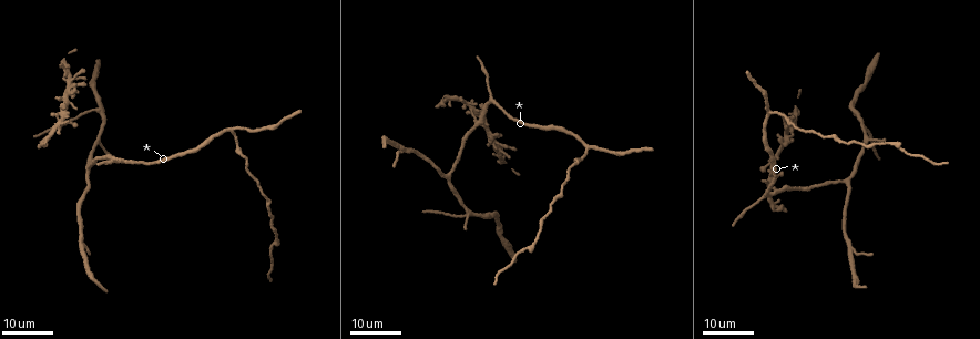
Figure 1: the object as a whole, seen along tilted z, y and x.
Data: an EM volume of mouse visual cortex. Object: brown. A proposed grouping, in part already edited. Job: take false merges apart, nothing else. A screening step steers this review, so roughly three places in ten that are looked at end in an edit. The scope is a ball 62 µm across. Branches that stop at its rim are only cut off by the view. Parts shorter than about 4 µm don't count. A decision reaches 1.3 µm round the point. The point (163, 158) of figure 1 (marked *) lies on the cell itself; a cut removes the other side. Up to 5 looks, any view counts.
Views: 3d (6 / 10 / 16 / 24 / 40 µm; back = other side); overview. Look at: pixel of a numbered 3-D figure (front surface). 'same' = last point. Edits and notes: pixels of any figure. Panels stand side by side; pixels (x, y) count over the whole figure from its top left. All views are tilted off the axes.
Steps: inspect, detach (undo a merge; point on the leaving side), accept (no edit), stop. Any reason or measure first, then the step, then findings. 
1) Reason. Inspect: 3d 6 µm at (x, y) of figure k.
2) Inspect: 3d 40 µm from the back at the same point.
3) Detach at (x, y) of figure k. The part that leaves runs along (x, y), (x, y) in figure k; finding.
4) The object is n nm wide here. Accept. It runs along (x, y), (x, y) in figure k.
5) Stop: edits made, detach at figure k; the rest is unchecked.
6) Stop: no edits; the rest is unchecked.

Three arms meet. Inspect: 3d 16 µm at (489, 99) of figure 1.

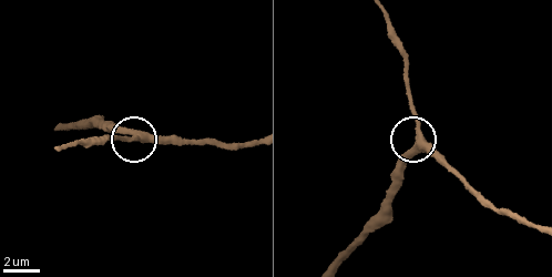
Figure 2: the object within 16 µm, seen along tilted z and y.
Inspect: 3d 10 µm at (135, 132) of figure 2.

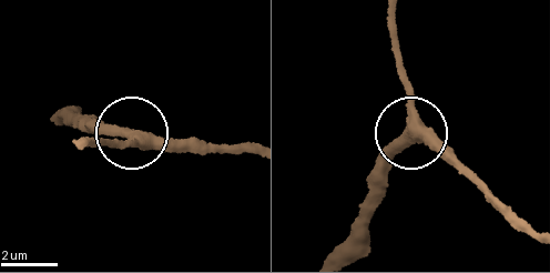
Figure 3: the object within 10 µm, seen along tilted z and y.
The object is 370 nm wide here. Accept. It runs along (526, 221), (417, 132), (397, 63) in figure 3; continuous, no second cell.

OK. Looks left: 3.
Calibre changes. Inspect: 3d 16 µm at (242, 156) of figure 1.

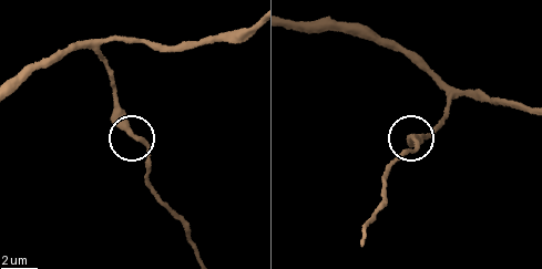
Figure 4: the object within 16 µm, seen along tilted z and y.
Zoom in. Inspect: 3d 6 µm at (413, 140) of figure 4.

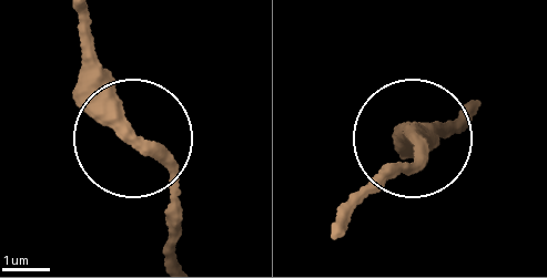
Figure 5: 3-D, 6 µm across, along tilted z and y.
Accept. It runs along (459, 114), (409, 130), (412, 166), (377, 187) in figure 5; continuous, no second cell.

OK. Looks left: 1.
Stop: no edits; the rest is unchecked.

